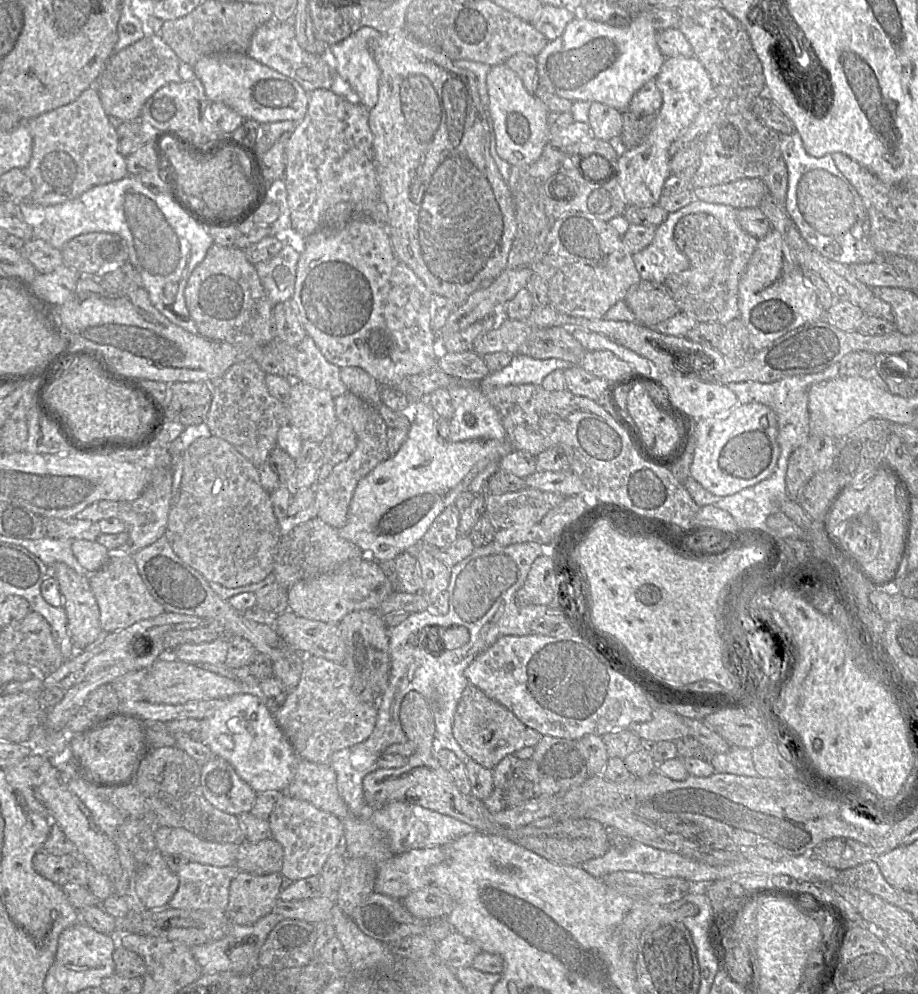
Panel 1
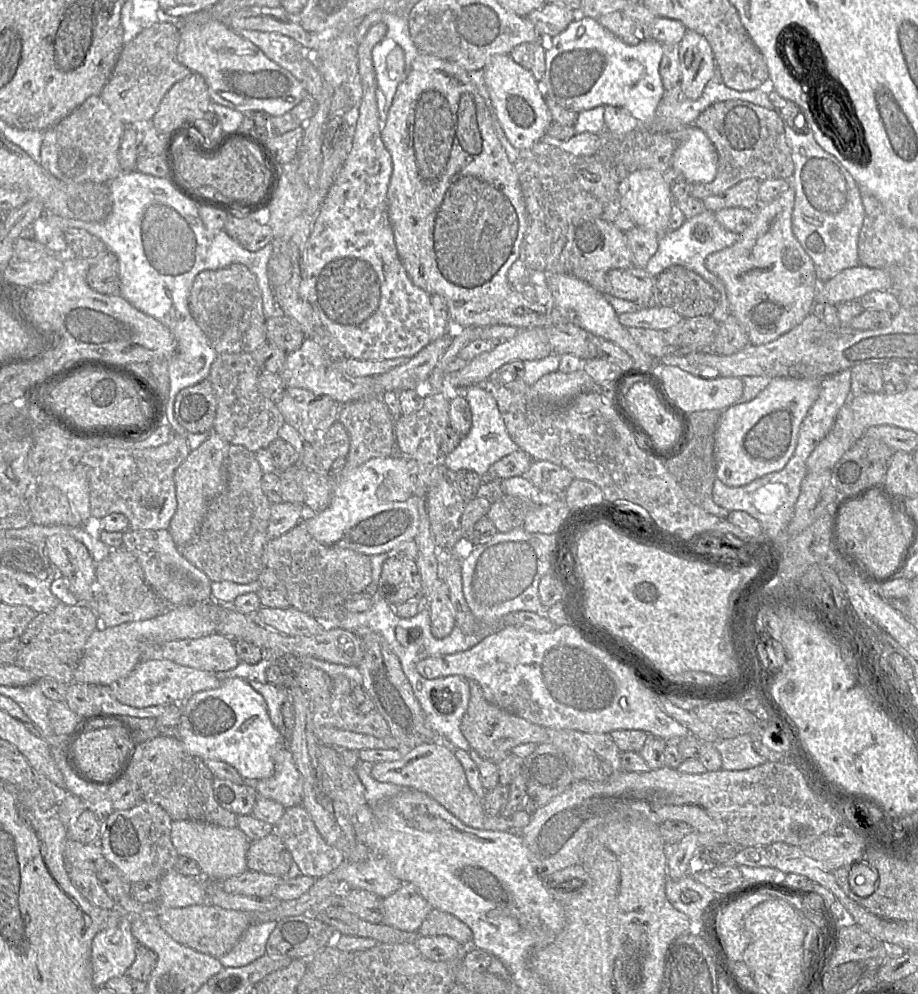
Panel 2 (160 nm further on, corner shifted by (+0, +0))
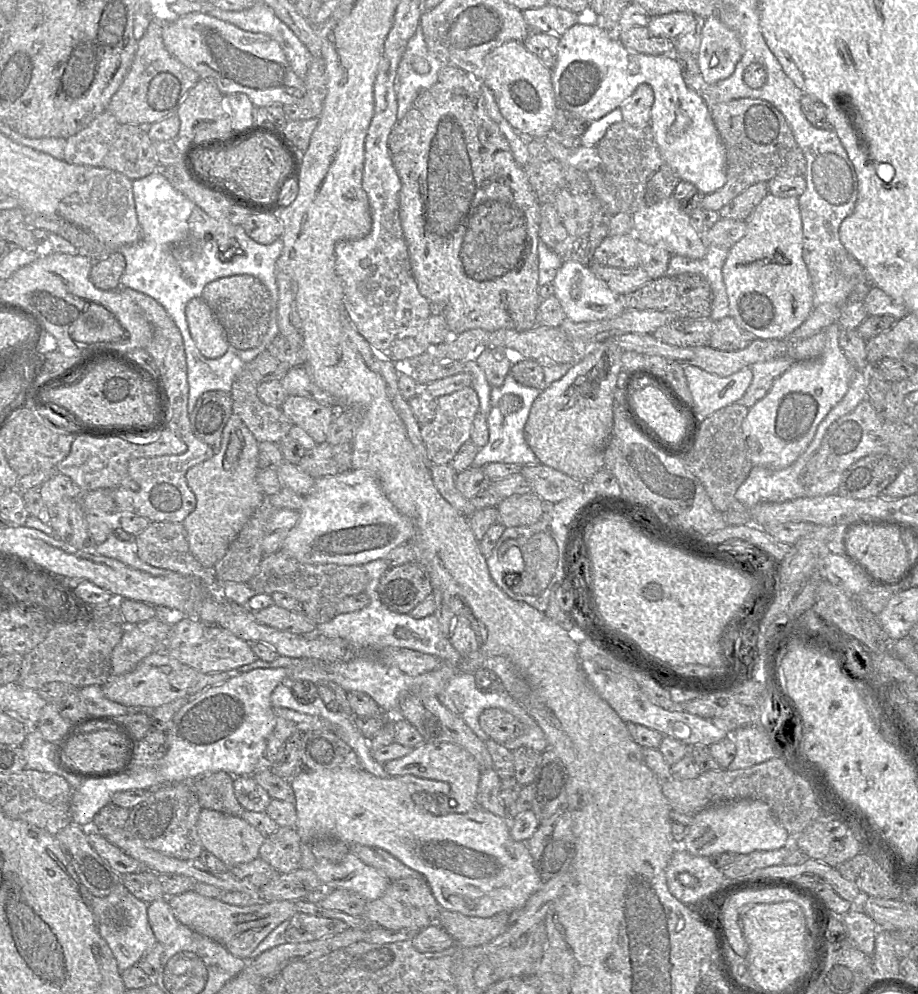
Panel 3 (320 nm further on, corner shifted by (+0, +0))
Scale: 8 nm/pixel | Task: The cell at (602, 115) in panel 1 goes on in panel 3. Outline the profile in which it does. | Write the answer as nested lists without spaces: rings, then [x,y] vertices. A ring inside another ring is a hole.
[[[641,84],[634,93],[620,106],[624,122],[642,128],[650,125],[651,108],[654,103],[654,92],[648,84]]]

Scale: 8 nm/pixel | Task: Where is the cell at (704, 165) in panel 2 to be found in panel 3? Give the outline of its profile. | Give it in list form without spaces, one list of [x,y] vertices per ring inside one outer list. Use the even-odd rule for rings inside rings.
[[[577,23],[560,36],[557,63],[552,70],[557,107],[591,123],[620,108],[641,84],[648,84],[654,92],[650,126],[665,162],[680,180],[692,183],[704,195],[723,187],[726,182],[724,144],[710,107],[686,85],[675,55],[630,52],[618,40],[618,32],[610,34],[597,25]]]

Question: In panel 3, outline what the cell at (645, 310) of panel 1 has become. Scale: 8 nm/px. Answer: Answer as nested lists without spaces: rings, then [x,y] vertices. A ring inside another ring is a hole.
[[[597,263],[589,266],[592,272],[618,295],[633,292],[653,280],[641,266],[616,268]]]

